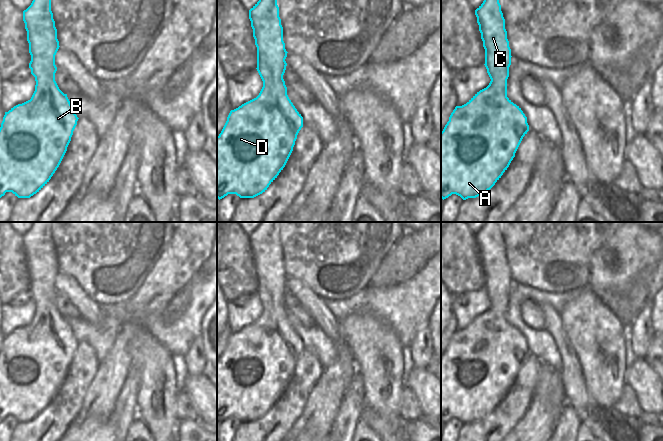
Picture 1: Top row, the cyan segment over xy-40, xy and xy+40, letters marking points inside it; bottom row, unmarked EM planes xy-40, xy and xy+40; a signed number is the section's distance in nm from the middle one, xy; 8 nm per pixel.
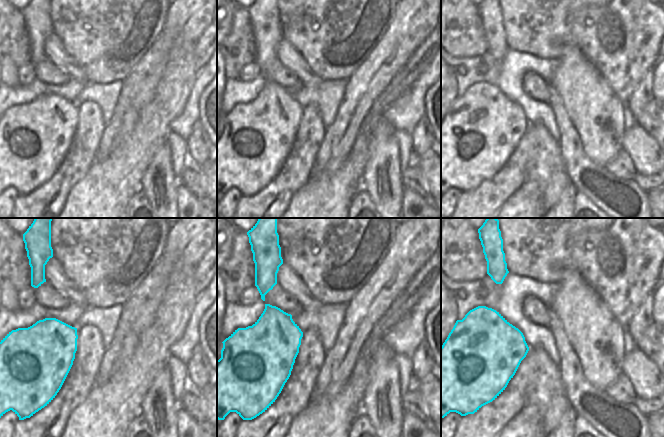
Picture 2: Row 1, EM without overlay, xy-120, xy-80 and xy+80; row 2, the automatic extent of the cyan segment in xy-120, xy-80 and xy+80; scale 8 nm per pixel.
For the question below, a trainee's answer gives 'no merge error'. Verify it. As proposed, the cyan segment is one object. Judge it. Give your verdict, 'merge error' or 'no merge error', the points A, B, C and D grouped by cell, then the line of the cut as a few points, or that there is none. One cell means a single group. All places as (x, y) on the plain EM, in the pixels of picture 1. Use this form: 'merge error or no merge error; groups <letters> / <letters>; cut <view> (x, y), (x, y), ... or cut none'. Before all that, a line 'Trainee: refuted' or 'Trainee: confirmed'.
Trainee: confirmed
no merge error; groups A B C D; cut none

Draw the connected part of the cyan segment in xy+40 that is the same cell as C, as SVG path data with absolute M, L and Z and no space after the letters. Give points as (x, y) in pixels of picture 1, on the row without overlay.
M485 222L475 234L475 239L485 273L484 289L491 305L466 328L455 331L441 356L441 422L443 424L452 418L460 420L463 424L476 422L490 414L509 391L523 361L529 355L527 341L521 332L507 321L507 303L512 280L499 222Z

